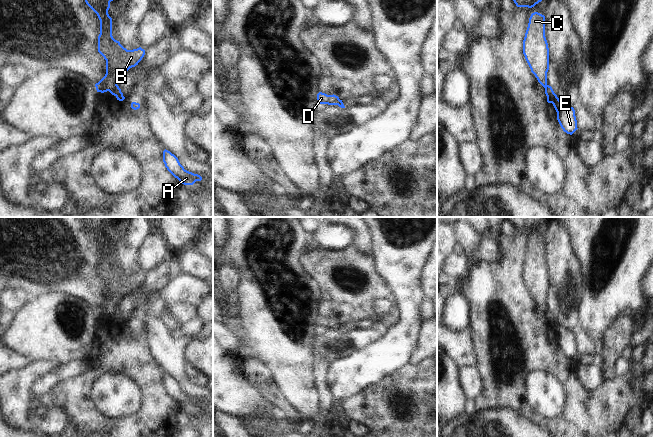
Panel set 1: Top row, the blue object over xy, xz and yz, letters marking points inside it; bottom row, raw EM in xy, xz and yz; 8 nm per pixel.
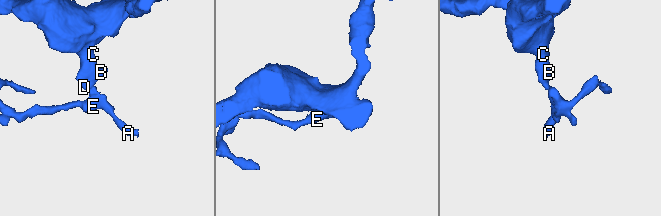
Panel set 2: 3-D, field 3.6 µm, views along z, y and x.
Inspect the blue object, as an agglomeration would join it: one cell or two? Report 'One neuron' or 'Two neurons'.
Two neurons

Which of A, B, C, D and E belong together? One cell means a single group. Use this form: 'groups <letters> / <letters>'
groups A E / B C D

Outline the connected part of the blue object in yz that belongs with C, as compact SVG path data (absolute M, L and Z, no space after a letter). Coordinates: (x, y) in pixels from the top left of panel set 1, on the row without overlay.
M534 236L529 242L523 264L523 278L538 306L547 310L549 294L549 272L545 261L545 240Z

